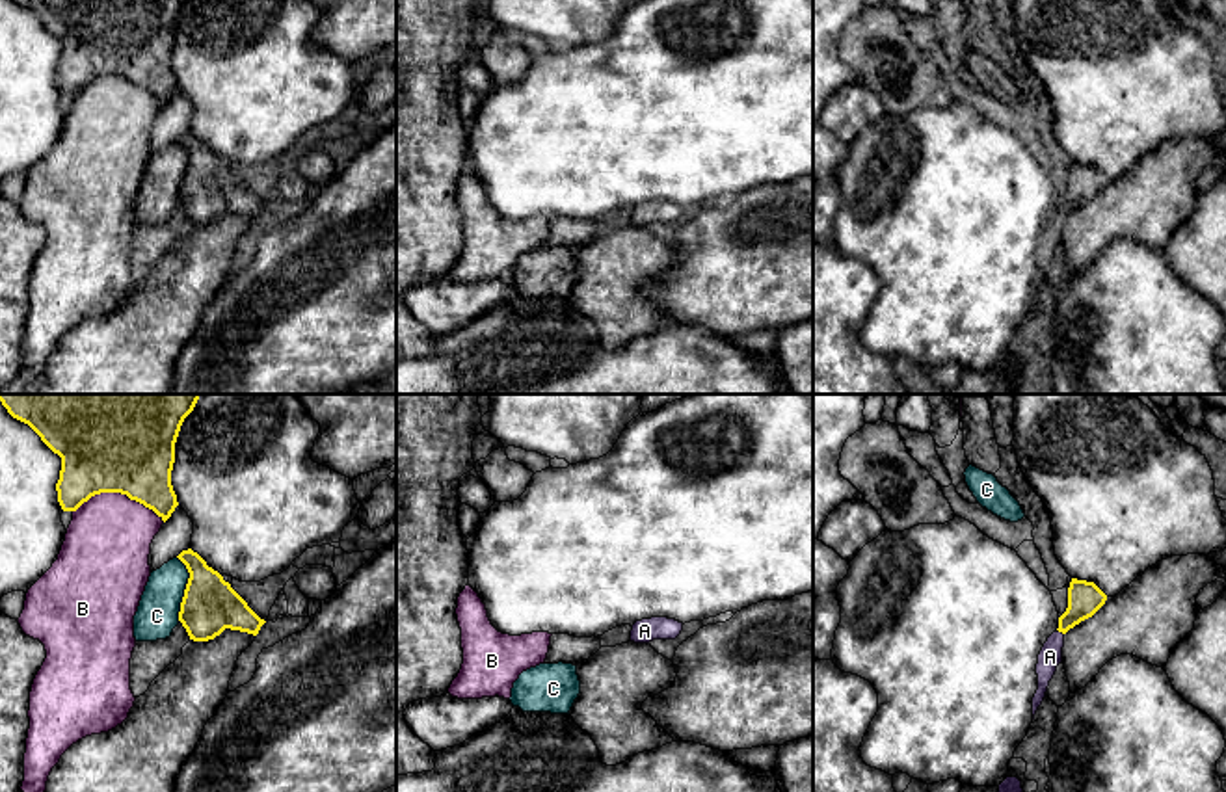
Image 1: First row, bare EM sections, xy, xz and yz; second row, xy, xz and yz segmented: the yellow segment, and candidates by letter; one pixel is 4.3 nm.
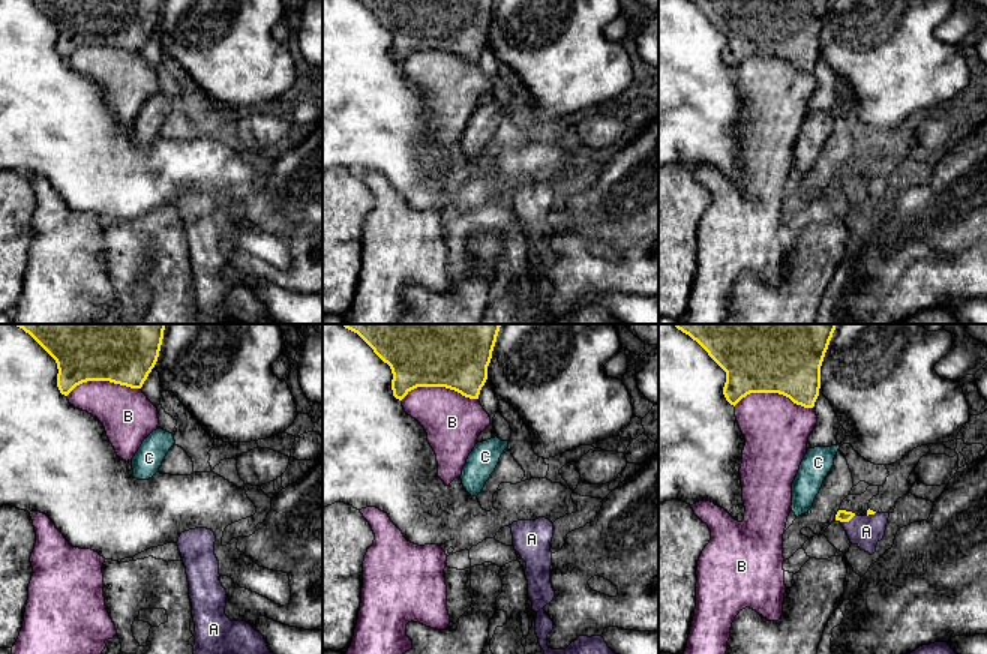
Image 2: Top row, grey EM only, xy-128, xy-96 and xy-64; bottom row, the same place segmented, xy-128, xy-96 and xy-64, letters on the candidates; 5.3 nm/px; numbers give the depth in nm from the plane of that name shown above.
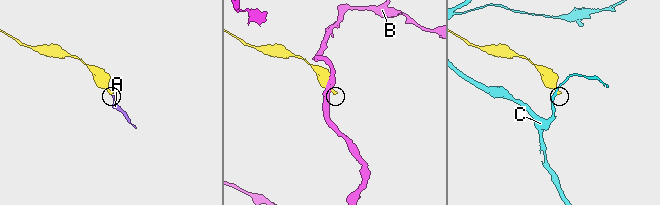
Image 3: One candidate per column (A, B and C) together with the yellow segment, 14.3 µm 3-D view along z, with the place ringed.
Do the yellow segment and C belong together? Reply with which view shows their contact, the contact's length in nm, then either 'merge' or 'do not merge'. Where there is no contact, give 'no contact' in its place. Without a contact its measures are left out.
meets yellow in xy; contact 280 nm long; do not merge

